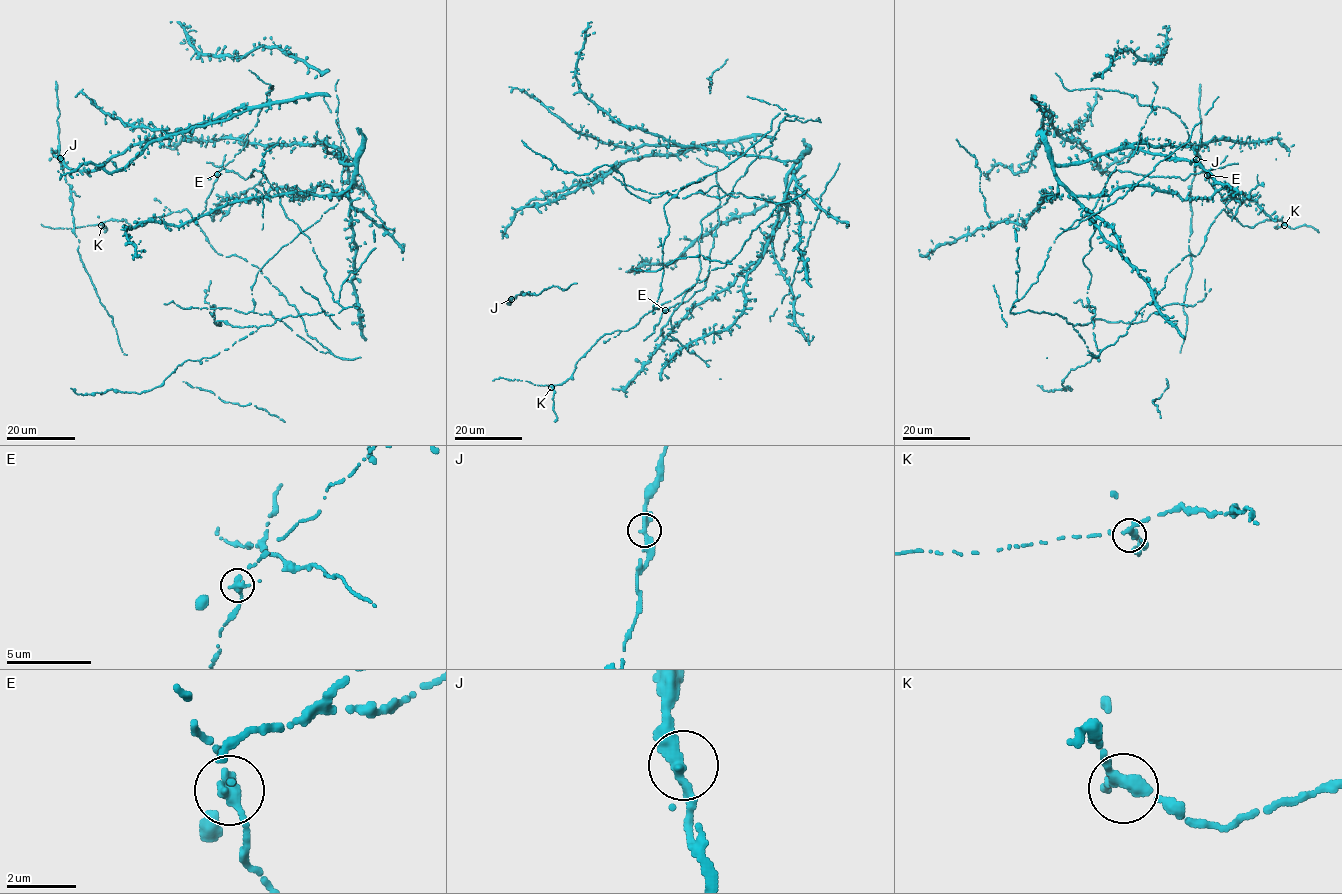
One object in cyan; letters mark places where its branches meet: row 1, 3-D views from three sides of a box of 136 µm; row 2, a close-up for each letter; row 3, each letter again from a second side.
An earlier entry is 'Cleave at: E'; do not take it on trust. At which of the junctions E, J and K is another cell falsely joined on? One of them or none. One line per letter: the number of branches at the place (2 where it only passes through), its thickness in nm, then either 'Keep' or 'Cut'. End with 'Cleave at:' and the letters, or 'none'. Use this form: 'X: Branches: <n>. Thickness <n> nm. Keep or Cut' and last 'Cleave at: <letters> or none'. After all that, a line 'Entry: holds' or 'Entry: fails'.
E: Branches: 3. Thickness 280 nm. Cut
J: Branches: 3. Thickness 280 nm. Keep
K: Branches: 3. Thickness 280 nm. Keep
Cleave at: E
Entry: holds

